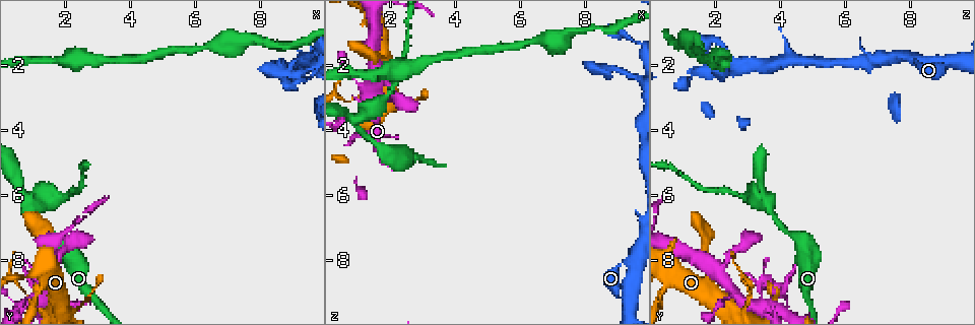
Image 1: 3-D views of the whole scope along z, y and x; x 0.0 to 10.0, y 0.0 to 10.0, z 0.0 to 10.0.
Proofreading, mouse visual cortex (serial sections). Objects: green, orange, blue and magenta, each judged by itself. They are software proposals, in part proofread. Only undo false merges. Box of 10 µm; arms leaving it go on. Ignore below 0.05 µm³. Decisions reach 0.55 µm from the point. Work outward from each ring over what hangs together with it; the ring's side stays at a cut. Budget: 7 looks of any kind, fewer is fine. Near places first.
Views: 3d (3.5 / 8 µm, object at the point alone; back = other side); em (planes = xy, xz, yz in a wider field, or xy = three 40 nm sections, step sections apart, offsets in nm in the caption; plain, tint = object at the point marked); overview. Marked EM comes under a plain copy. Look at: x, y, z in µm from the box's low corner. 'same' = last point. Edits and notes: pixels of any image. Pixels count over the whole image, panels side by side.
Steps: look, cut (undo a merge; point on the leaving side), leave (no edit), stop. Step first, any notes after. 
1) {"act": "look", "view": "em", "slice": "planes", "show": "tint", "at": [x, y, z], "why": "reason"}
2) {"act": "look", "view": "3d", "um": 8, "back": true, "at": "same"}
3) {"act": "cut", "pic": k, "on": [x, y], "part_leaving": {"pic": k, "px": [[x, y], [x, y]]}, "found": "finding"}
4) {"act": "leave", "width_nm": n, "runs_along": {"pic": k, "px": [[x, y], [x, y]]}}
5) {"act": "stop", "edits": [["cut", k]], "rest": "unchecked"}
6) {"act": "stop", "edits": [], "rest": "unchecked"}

{"act": "look", "view": "3d", "um": 3.5, "at": [0.90, 6.40, 3.75], "why": "arms part here"}

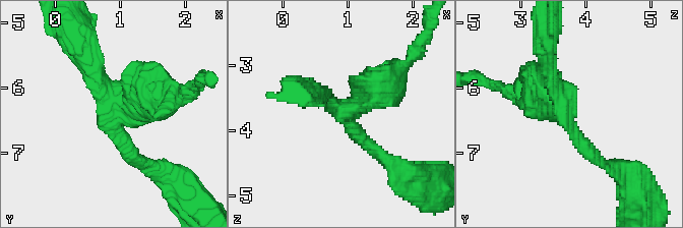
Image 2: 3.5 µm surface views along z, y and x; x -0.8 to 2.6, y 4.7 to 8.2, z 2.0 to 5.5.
{"act": "look", "view": "em", "slice": "planes", "show": "tint", "at": [0.95, 6.45, 3.75], "arms": 3, "arm_widths_nm": [200, 200, 500], "why": "need the tissue"}

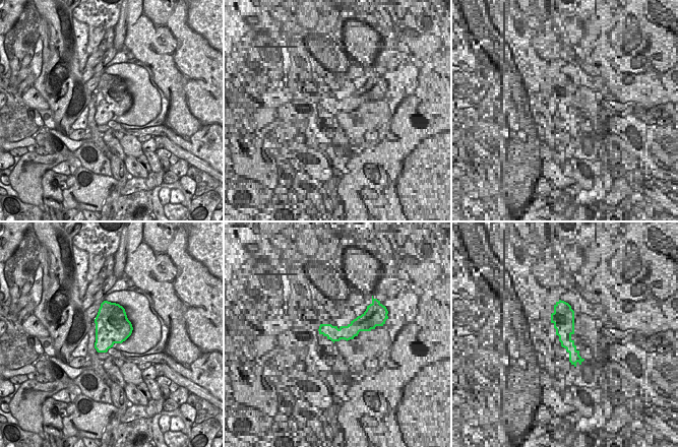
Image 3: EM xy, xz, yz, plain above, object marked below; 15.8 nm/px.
{"act": "cut", "pic": 2, "on": [131, 71], "width_nm": 550, "border": {"pic": 3, "px": [[97, 315], [115, 342]]}, "found": "two cells meet here"}

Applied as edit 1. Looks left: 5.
{"act": "look", "view": "overview"}

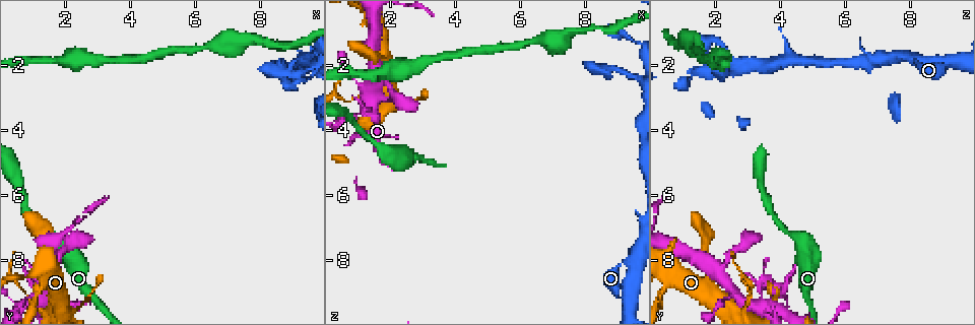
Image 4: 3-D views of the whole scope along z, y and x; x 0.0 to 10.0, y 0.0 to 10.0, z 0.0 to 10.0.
{"act": "look", "view": "3d", "um": 3.5, "at": [1.45, 9.25, 2.80], "why": "three-way junction"}

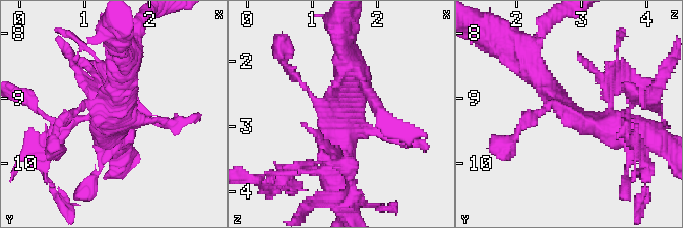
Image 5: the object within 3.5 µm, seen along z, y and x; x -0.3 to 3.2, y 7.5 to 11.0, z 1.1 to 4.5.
{"act": "look", "view": "em", "slice": "xy", "step": 2, "show": "tint", "at": [1.45, 9.30, 2.90]}

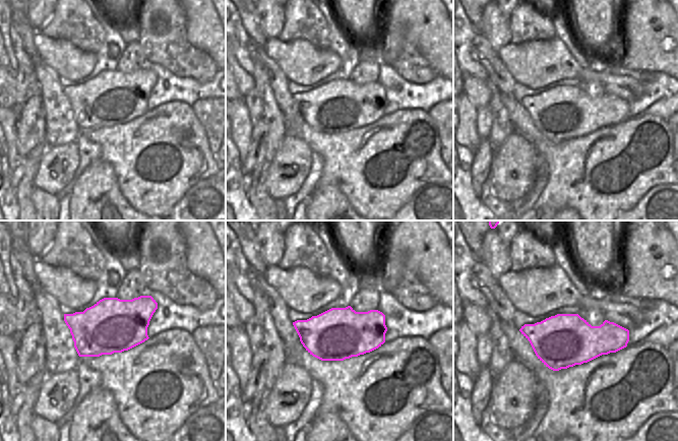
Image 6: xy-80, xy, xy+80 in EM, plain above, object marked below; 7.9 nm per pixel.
{"act": "leave", "found": "continuous, no second cell"}

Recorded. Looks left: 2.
{"act": "look", "view": "3d", "um": 3.5, "at": [9.45, 2.20, 2.35], "why": "abrupt turn"}

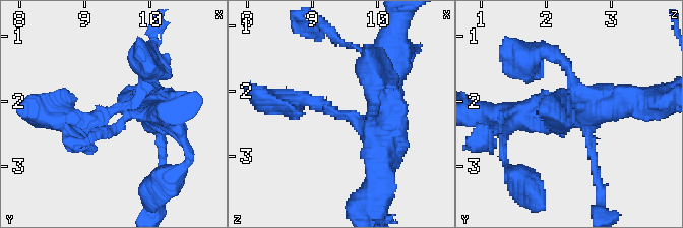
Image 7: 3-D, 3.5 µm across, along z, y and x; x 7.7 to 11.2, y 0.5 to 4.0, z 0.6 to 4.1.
{"act": "look", "view": "em", "slice": "planes", "show": "tint", "at": [9.40, 2.20, 2.30], "arm_widths_nm": [300, 400], "why": "shape alone is not enough"}

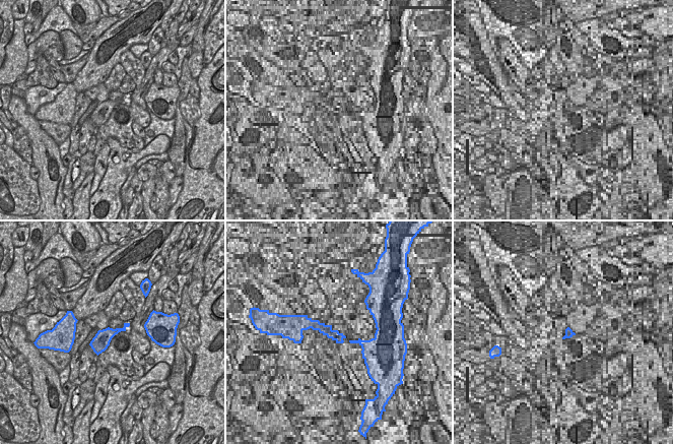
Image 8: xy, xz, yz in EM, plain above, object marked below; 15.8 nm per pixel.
{"act": "leave", "runs_along": {"pic": 7, "px": [[374, 150], [374, 126], [353, 115], [274, 103]]}, "found": "all the same cell"}

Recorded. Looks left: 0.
{"act": "stop", "edits": [["cut", 2]], "rest": "unchecked"}

